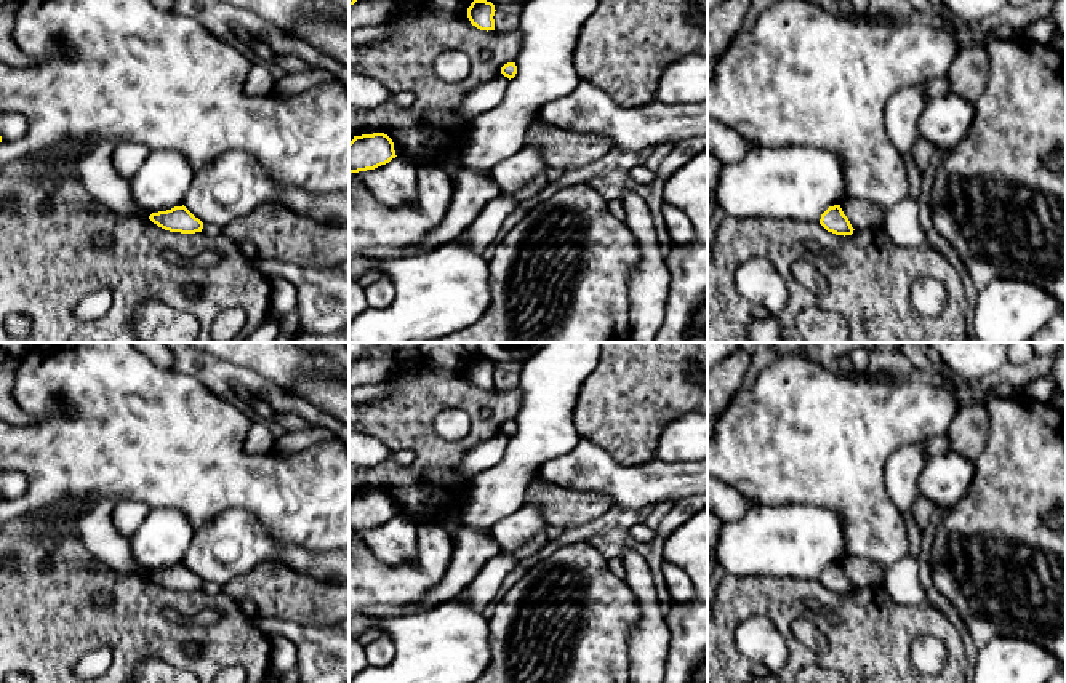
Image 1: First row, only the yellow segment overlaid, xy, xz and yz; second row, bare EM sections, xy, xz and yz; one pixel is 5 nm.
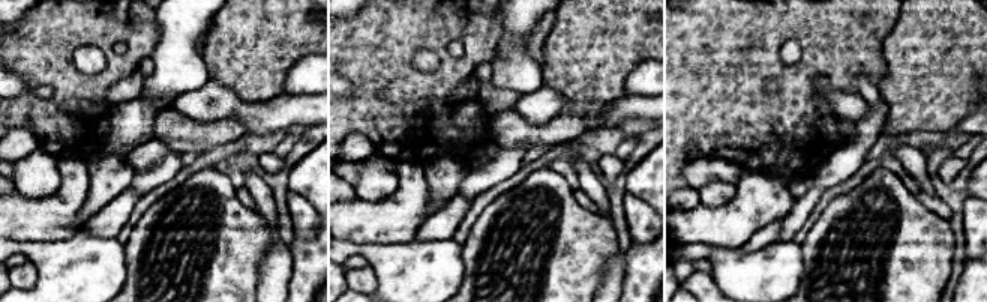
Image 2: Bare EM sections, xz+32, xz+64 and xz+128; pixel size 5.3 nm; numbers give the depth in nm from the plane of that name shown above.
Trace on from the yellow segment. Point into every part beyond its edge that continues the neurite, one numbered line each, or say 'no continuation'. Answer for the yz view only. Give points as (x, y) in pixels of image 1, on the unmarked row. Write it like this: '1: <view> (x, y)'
1: yz (861, 571)

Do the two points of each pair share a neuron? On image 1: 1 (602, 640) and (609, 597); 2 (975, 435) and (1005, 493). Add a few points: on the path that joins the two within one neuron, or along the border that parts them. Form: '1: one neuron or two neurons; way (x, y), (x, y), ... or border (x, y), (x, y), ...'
1: one neuron; way (602, 629), (602, 608)
2: two neurons; border (986, 411), (986, 442), (973, 459)

